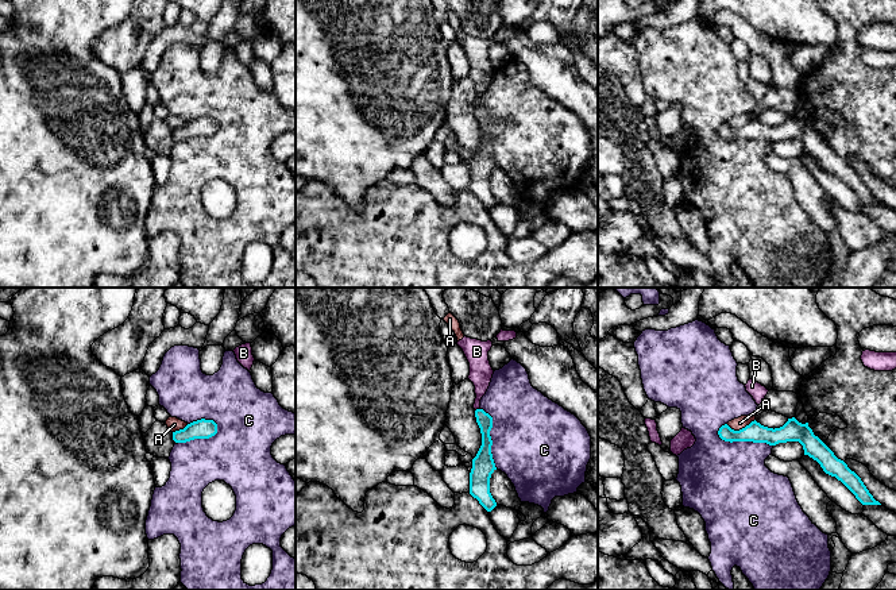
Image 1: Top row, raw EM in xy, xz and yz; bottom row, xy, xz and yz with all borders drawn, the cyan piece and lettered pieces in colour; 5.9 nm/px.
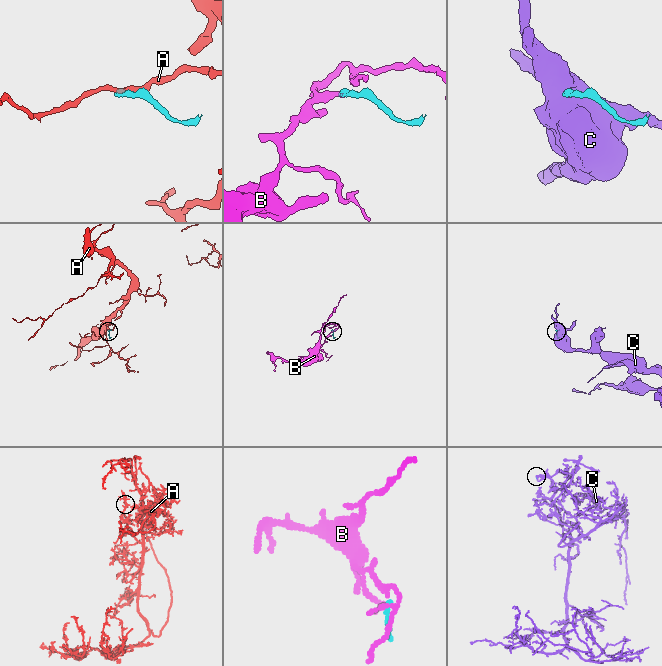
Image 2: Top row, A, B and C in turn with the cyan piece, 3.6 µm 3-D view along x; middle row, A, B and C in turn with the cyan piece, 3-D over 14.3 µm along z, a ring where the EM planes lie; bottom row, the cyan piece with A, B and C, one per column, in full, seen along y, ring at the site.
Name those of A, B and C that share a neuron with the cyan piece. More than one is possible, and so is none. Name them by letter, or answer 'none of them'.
B

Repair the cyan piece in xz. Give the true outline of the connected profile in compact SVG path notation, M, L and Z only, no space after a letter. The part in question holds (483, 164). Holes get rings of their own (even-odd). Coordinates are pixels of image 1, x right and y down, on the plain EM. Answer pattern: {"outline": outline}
{"outline": "M464 34L456 42L463 47L470 61L468 77L475 84L476 96L474 107L482 131L482 143L472 157L470 192L476 196L487 209L491 209L497 204L497 200L490 190L490 176L497 167L491 151L493 138L490 128L493 126L493 115L480 105L480 97L486 92L494 72L488 58L488 49L493 45L493 39L482 39Z"}

